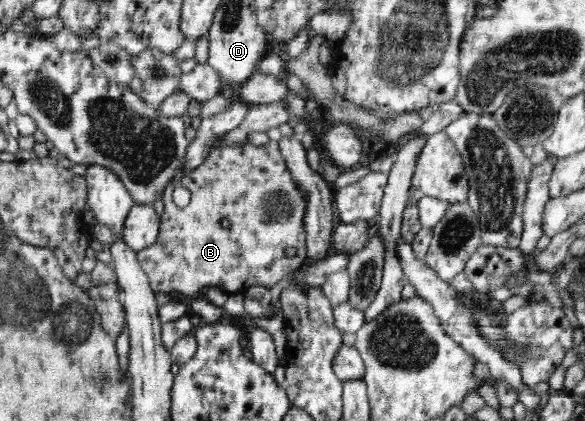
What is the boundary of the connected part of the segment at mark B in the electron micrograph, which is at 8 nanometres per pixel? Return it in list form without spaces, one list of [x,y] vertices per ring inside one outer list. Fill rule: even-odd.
[[[271,128],[267,132],[269,144],[262,146],[253,146],[248,141],[237,145],[219,145],[199,168],[179,181],[171,182],[164,190],[164,211],[160,216],[157,241],[136,253],[155,292],[178,292],[199,298],[202,288],[207,287],[219,288],[230,294],[245,292],[251,286],[264,286],[269,290],[300,268],[306,256],[306,196],[293,183],[293,175],[277,144],[282,138],[277,129]],[[179,187],[191,191],[190,201],[183,208],[172,199],[173,190]]]

